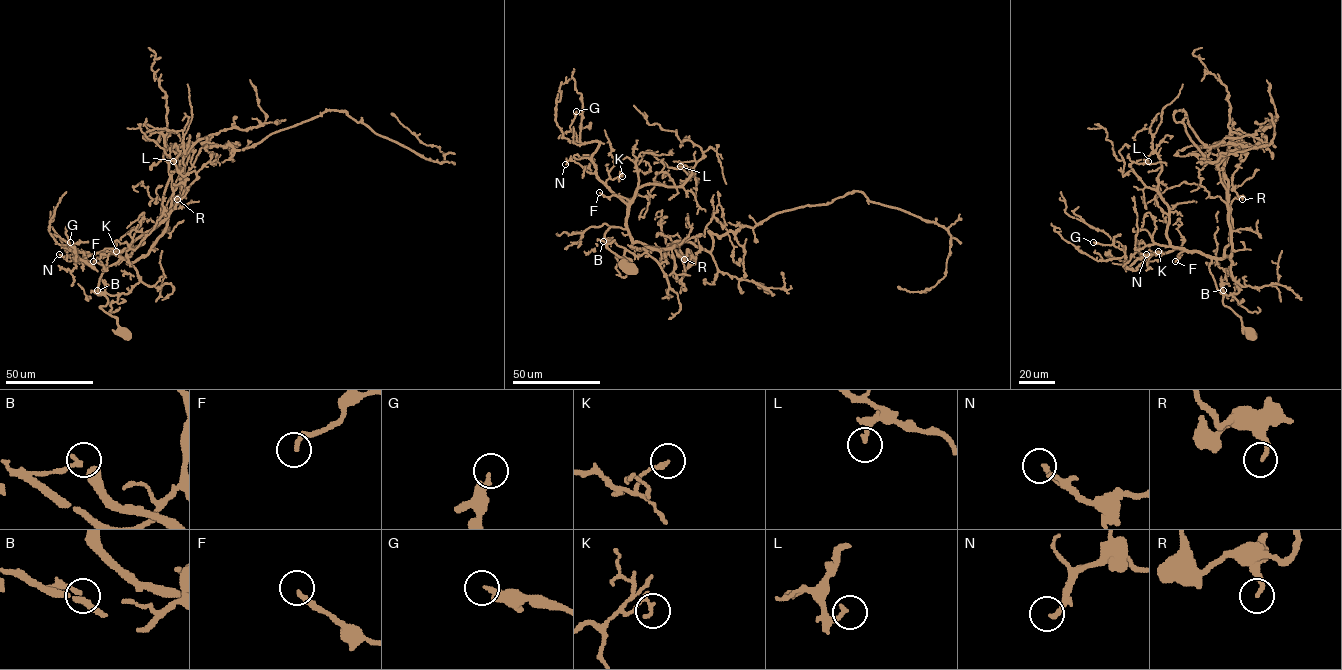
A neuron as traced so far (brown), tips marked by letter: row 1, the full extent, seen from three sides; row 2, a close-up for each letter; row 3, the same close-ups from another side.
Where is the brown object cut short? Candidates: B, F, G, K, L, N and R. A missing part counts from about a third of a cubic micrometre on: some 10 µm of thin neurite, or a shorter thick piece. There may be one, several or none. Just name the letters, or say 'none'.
none

